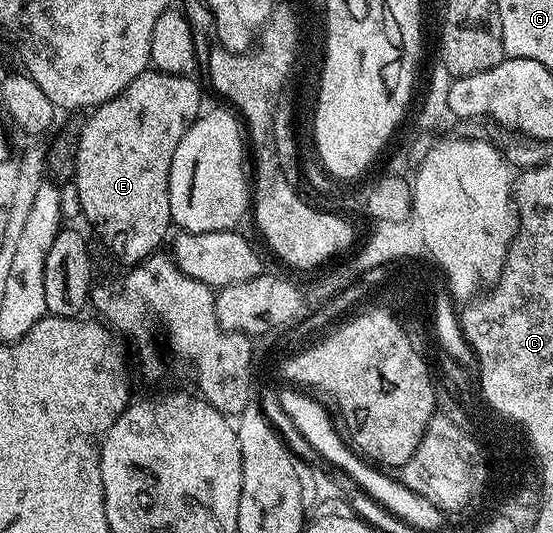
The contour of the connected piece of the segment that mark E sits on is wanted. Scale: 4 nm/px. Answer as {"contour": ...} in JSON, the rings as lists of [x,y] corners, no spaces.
{"contour":[[[147,70],[106,104],[88,113],[89,121],[77,136],[77,171],[75,183],[79,192],[79,206],[84,222],[97,231],[105,248],[125,266],[136,266],[148,260],[158,251],[173,224],[169,175],[171,158],[175,158],[175,146],[179,138],[197,121],[203,111],[201,88],[192,75],[172,76],[166,72]]]}

